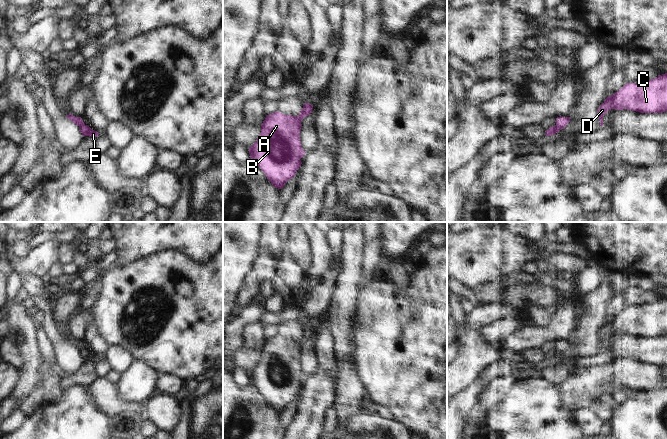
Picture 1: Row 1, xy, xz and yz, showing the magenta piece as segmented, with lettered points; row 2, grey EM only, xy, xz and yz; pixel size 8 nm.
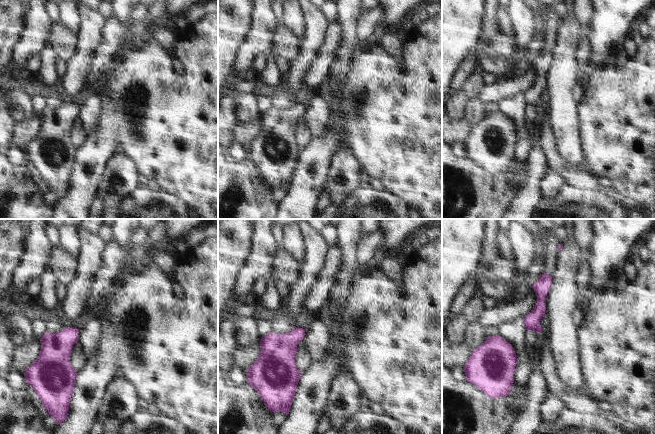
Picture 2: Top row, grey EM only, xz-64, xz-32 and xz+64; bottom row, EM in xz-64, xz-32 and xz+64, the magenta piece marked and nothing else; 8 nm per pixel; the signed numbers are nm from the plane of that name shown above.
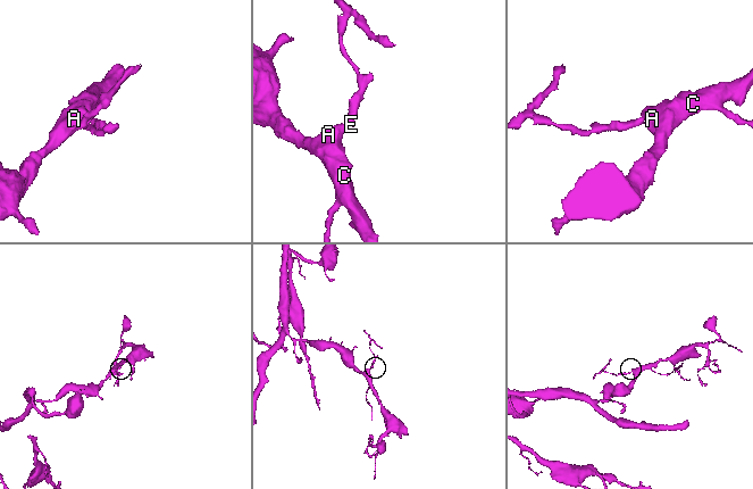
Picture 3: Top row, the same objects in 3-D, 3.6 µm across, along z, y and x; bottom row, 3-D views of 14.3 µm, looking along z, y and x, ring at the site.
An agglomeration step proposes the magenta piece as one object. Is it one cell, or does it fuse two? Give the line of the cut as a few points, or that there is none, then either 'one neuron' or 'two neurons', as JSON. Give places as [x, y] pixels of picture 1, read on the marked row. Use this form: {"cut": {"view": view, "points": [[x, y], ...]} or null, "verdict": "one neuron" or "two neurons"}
{"cut": null, "verdict": "one neuron"}

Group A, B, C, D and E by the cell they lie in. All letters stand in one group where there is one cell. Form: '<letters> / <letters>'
A B C D E

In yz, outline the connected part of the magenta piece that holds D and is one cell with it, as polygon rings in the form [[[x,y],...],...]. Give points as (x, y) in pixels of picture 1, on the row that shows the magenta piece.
[[[667,73],[649,81],[627,83],[619,91],[608,96],[598,108],[601,127],[603,116],[610,109],[628,109],[640,113],[667,111]]]

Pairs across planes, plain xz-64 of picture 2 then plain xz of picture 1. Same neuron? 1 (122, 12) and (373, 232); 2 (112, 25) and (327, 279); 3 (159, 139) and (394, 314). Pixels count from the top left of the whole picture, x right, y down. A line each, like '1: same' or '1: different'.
1: different
2: same
3: same

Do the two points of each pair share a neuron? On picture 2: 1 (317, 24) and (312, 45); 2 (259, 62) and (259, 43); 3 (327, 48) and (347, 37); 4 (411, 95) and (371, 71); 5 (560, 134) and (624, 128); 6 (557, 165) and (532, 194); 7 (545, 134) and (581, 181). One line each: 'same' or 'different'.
1: same
2: different
3: different
4: same
5: different
6: different
7: same

